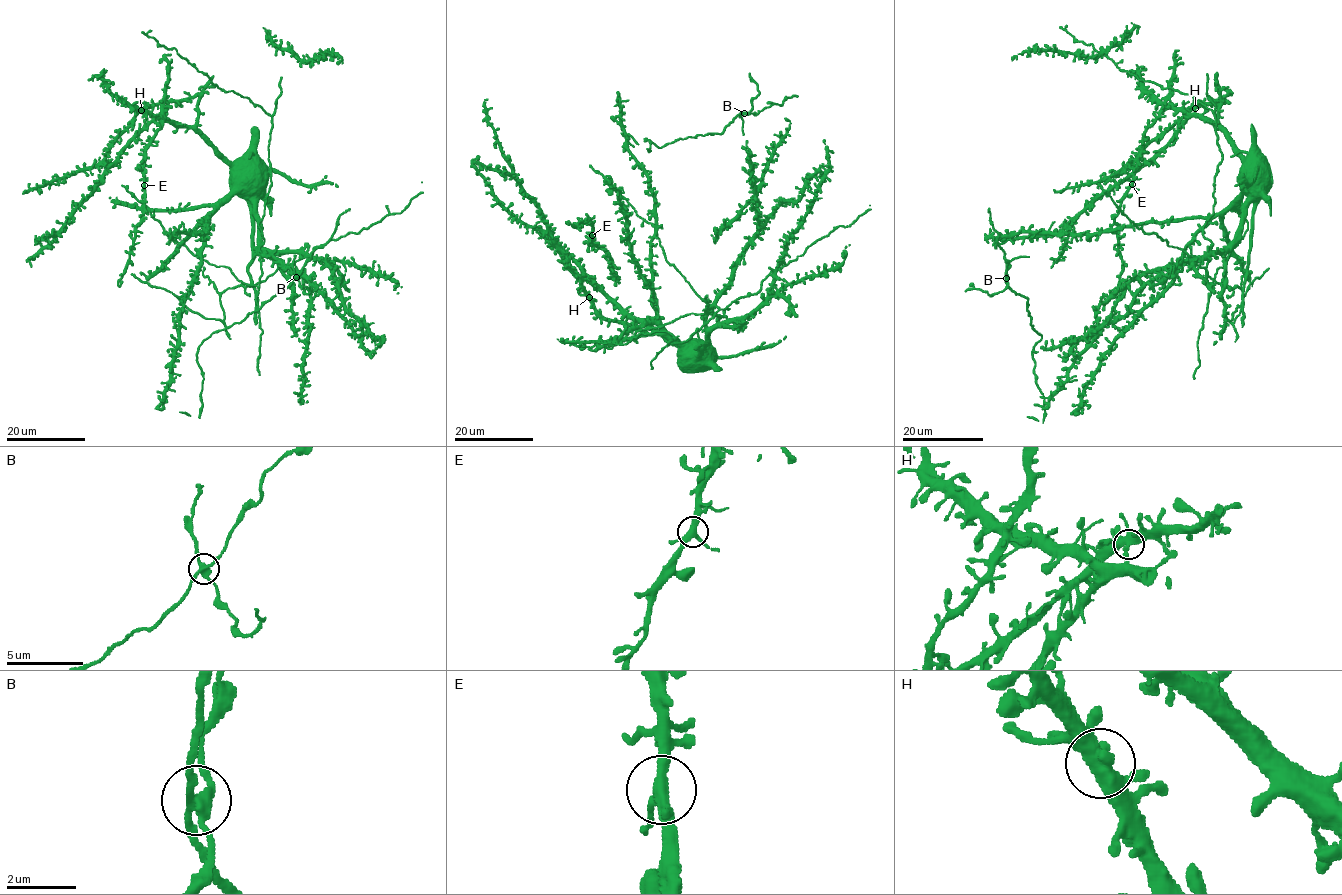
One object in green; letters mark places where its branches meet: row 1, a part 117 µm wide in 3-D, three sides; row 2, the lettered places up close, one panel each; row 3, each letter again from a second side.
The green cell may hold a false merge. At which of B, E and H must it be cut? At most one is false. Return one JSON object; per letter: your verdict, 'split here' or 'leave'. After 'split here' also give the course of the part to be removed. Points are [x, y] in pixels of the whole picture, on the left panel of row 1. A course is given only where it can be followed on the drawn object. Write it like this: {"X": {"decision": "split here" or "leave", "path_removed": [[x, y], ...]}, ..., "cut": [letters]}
{"B": {"decision": "split here", "path_removed": [[296, 277], [304, 292], [307, 294], [311, 290], [303, 287], [301, 290]]}, "E": {"decision": "leave"}, "H": {"decision": "leave"}, "cut": ["B"]}

